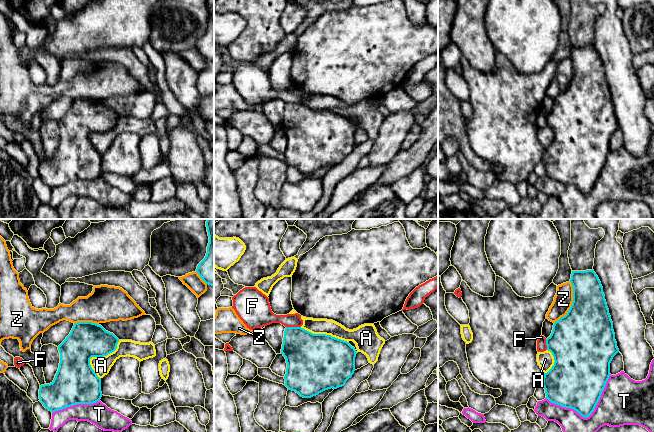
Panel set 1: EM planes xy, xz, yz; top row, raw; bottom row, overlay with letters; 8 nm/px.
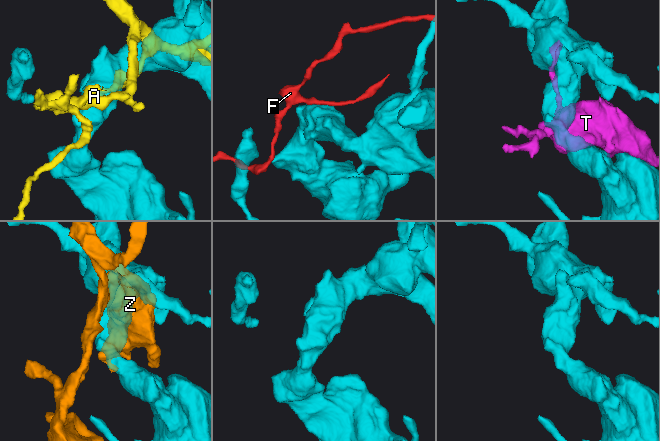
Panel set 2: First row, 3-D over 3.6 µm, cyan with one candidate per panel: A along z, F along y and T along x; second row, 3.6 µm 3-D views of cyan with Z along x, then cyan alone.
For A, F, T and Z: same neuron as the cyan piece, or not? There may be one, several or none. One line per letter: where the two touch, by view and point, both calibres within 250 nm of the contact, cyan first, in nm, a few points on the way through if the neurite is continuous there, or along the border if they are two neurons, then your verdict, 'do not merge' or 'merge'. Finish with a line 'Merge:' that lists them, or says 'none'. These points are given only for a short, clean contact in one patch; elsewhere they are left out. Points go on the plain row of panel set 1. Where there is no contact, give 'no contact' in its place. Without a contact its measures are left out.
A: meets cyan in xy at (97, 132); 320 nm thick on the cyan side, 140 nm on the other; do not merge
F: meets cyan in xz at (293, 103); 340 nm thick on the cyan side, 150 nm on the other; do not merge
T: meets cyan in yz at (587, 192); 380 nm thick on the cyan side, 300 nm on the other; do not merge
Z: meets cyan in yz at (572, 79); 420 nm thick on the cyan side, 150 nm on the other; do not merge
Merge: none

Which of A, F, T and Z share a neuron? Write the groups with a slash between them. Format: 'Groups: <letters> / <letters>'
Groups: A / F / T / Z

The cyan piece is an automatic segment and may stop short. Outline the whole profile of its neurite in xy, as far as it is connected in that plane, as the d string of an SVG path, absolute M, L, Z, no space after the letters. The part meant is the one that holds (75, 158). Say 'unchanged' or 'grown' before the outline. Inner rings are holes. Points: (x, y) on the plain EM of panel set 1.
unchanged | M92 98L75 99L70 110L58 122L60 139L53 158L40 162L39 175L43 182L53 189L76 180L98 178L102 173L101 154L92 145L90 135L114 128L118 118L119 115L101 101Z

